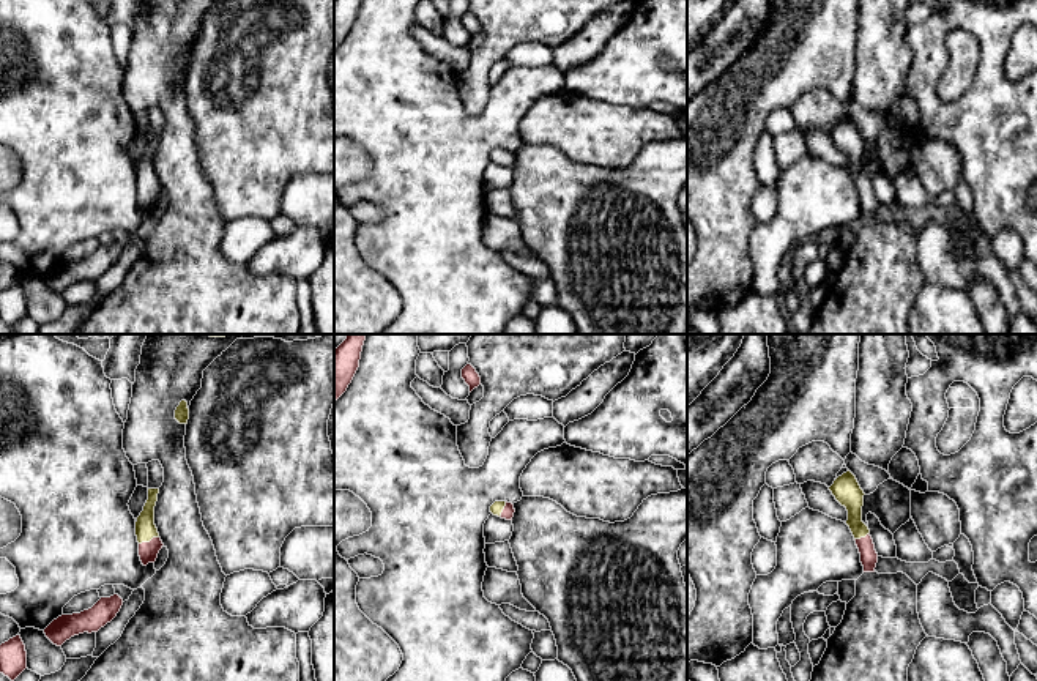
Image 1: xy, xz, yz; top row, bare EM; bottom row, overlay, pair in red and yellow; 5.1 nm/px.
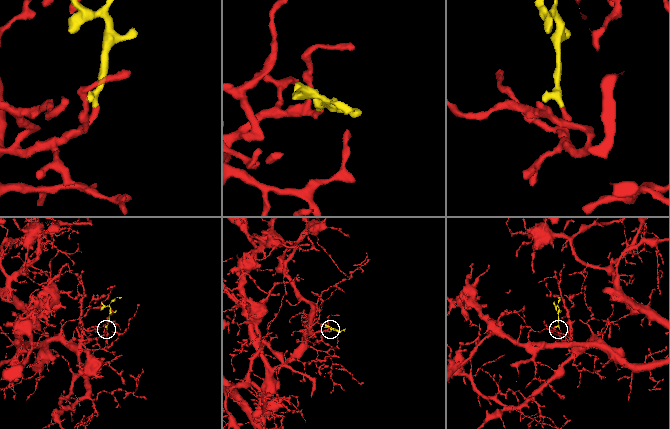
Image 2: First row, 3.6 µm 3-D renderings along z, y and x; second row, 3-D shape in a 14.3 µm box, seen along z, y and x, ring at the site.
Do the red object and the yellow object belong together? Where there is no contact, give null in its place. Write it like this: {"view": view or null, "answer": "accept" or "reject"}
{"view": "xy", "answer": "accept"}

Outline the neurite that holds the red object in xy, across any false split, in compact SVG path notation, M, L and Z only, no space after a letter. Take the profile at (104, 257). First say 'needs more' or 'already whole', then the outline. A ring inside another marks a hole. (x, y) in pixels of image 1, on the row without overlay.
already whole; M118 241L101 244L88 257L58 263L44 276L44 281L54 292L61 293L74 282L98 279L117 263L121 252L123 246Z

